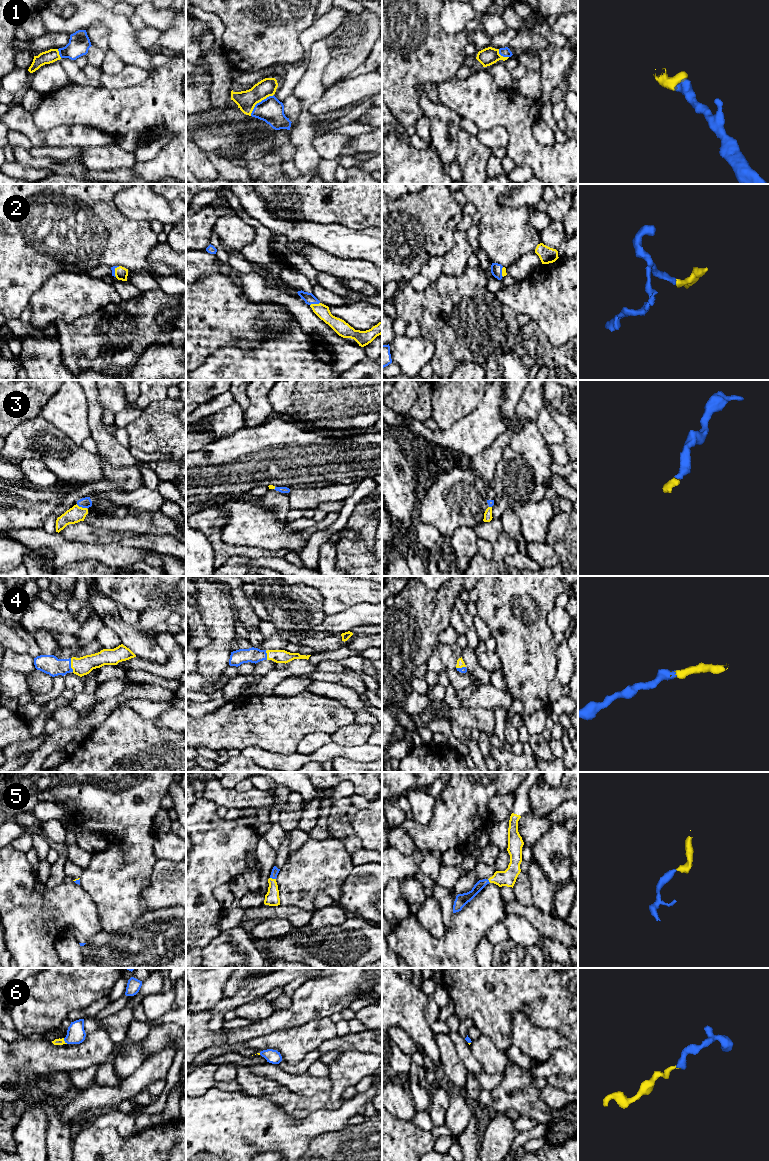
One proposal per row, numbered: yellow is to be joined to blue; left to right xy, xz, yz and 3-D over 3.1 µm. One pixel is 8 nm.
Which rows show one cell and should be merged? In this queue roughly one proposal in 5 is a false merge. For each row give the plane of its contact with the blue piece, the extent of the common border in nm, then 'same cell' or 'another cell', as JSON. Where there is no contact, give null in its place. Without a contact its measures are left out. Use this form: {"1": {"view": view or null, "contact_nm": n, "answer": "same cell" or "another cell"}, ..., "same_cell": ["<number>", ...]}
{"1": {"view": "xz", "contact_nm": 260, "answer": "same cell"}, "2": {"view": "xz", "contact_nm": 80, "answer": "same cell"}, "3": {"view": "xy", "contact_nm": 90, "answer": "same cell"}, "4": {"view": "xy", "contact_nm": 110, "answer": "same cell"}, "5": {"view": "xz", "contact_nm": 50, "answer": "same cell"}, "6": {"view": "xy", "contact_nm": 60, "answer": "same cell"}, "same_cell": ["1", "2", "3", "4", "5", "6"]}

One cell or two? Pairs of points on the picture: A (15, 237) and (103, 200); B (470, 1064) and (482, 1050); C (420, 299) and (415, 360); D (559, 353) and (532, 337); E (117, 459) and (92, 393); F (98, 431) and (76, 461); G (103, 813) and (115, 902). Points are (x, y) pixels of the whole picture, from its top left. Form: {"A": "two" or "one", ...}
{"A": "one", "B": "two", "C": "two", "D": "one", "E": "one", "F": "two", "G": "one"}

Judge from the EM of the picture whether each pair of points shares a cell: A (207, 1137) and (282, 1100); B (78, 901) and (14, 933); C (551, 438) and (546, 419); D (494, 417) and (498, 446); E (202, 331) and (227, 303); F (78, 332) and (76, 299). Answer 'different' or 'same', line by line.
A: different
B: same
C: same
D: different
E: same
F: different

